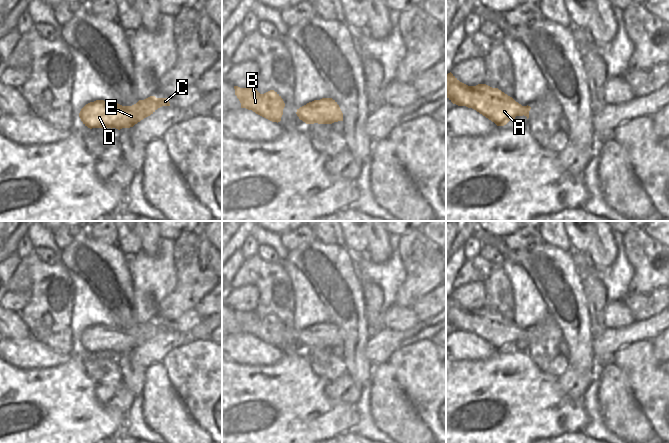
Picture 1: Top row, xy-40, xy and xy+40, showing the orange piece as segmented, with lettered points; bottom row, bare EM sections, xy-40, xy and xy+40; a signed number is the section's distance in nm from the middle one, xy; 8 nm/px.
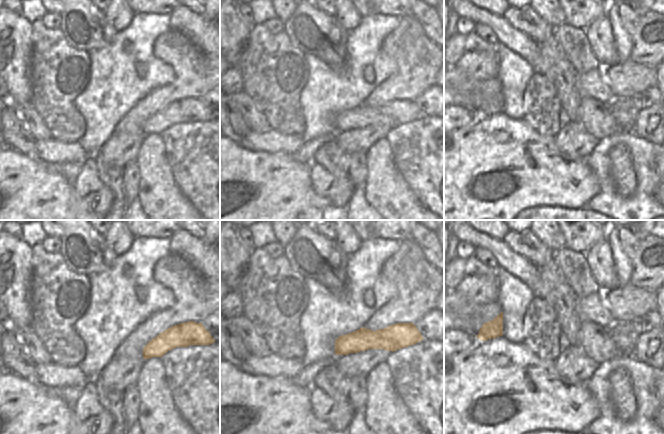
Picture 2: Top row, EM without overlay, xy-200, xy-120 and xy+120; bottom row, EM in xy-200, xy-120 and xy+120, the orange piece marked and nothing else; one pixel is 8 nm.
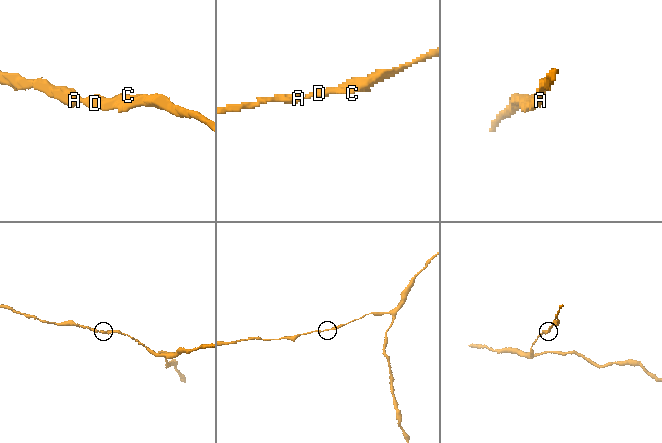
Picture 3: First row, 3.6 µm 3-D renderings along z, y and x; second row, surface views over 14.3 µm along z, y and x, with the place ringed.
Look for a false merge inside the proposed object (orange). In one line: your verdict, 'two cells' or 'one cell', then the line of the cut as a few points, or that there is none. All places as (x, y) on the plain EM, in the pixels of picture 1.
one cell; cut none

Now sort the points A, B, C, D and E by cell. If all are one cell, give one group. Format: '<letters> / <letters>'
A B C D E

